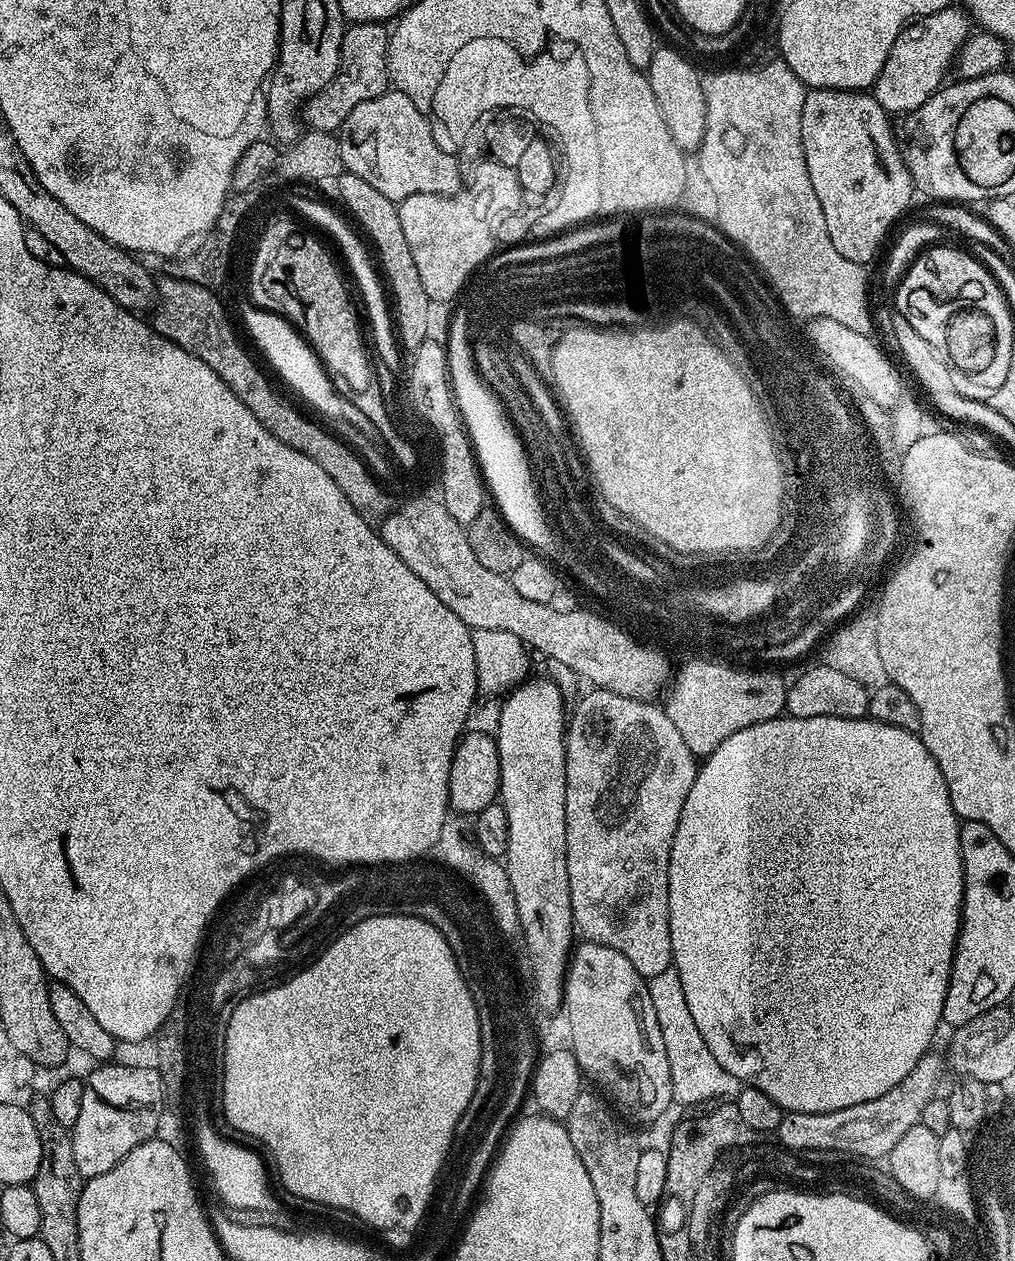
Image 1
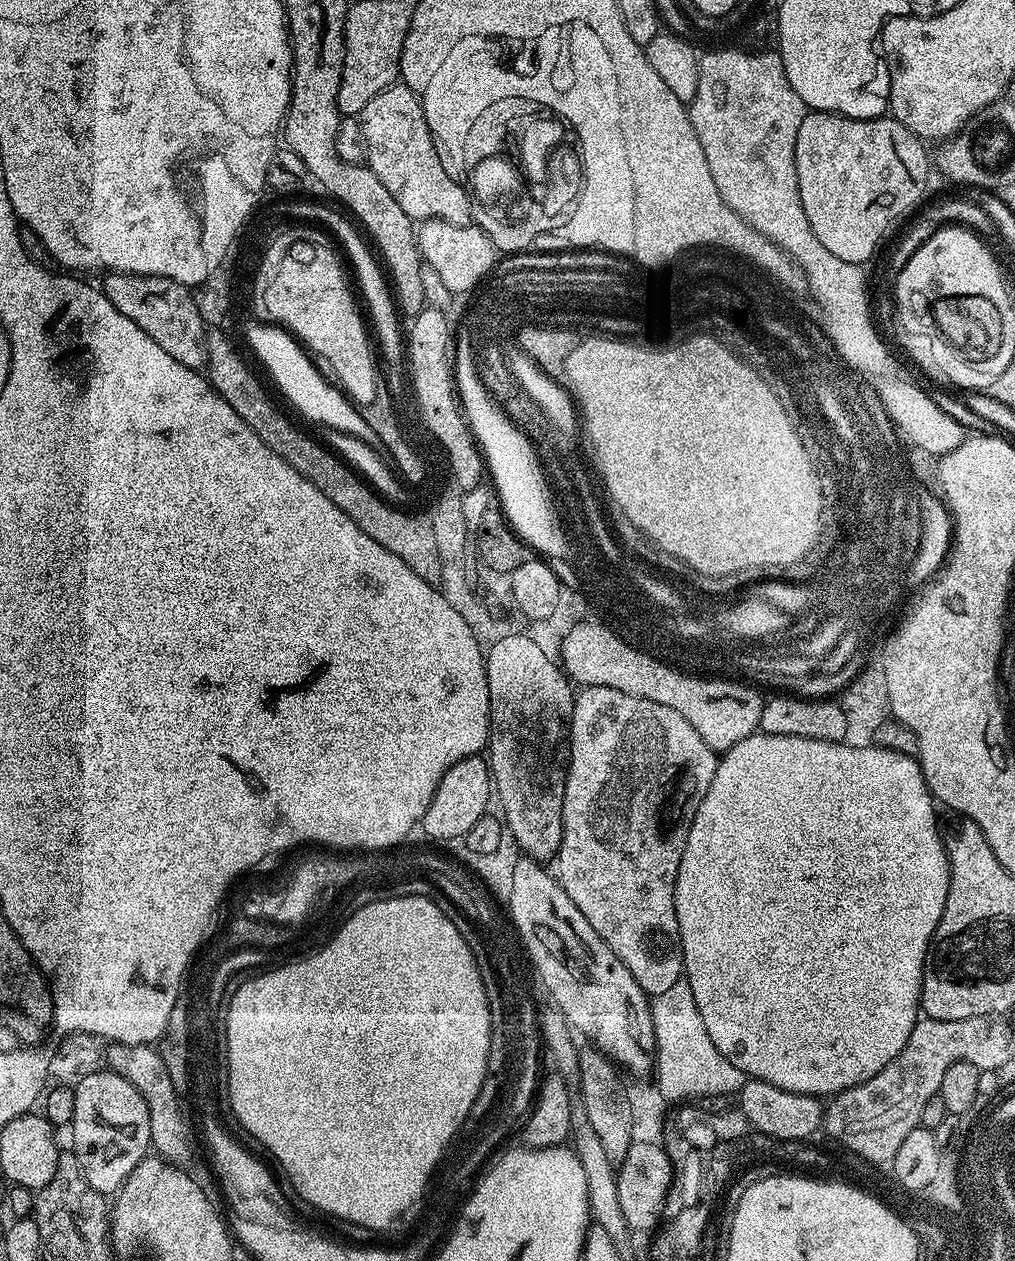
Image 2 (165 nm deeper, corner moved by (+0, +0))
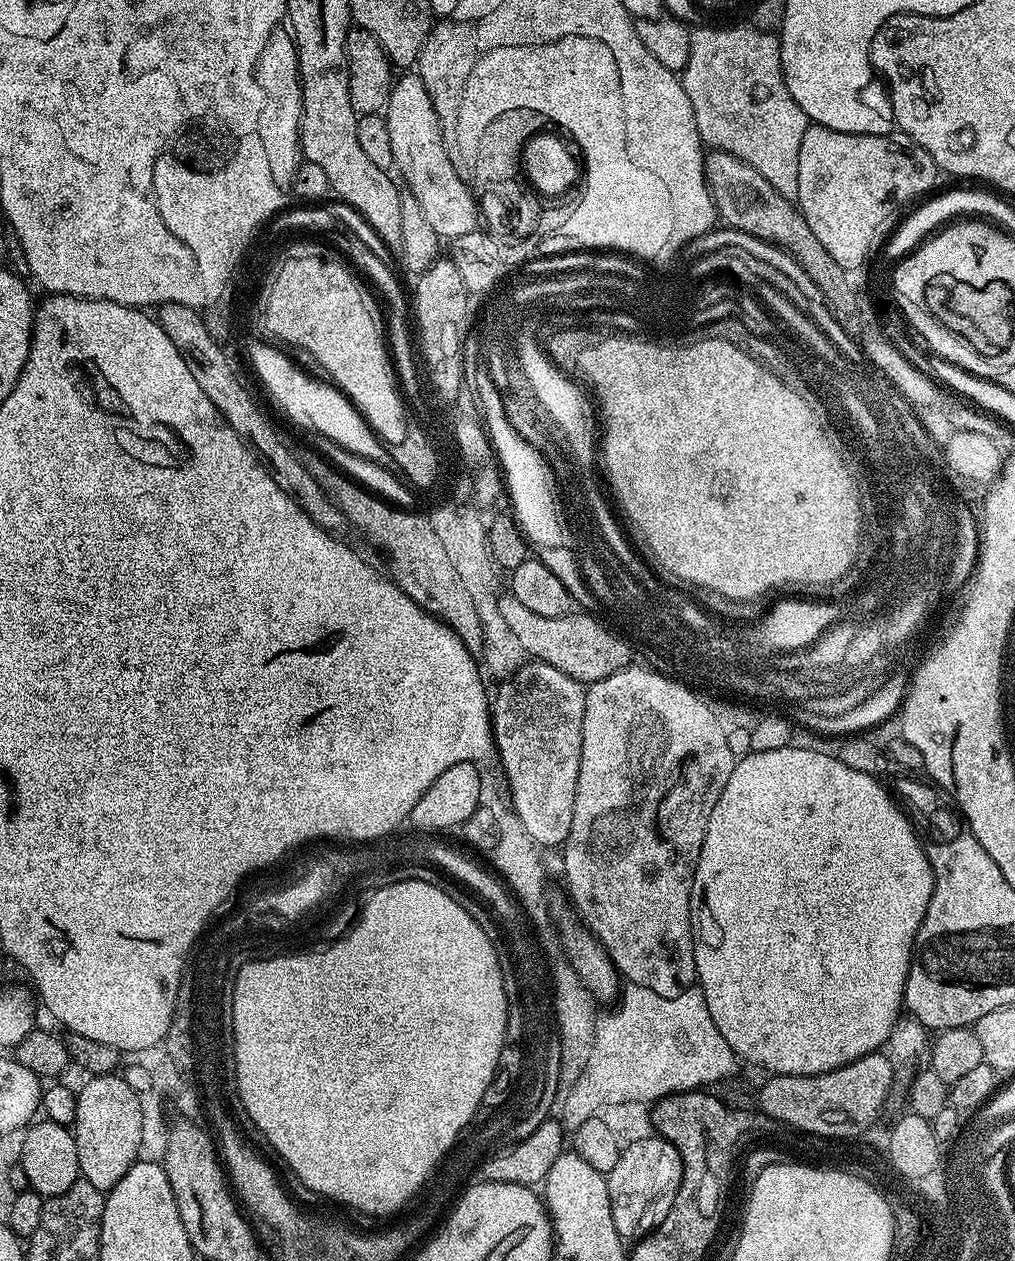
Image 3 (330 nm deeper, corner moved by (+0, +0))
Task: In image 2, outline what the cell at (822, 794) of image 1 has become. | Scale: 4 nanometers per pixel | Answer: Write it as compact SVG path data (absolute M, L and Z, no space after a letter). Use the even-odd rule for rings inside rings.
M758 730L754 735L747 736L742 742L728 749L719 757L714 774L714 782L710 782L710 790L706 790L706 798L698 806L694 814L694 822L690 826L690 834L686 838L686 850L682 854L682 862L678 866L678 878L674 890L674 906L678 914L680 927L680 941L684 955L684 976L691 992L694 1003L698 1006L698 1014L702 1014L702 1022L714 1041L714 1046L722 1053L722 1058L734 1062L738 1070L744 1072L745 1077L770 1082L770 1086L778 1086L778 1090L790 1090L794 1094L806 1094L817 1098L831 1098L839 1092L850 1090L878 1074L908 1045L910 1034L914 1030L916 1021L921 1015L920 991L926 971L926 961L930 956L932 935L942 918L942 910L946 910L946 894L950 890L950 866L948 865L948 851L944 848L944 837L941 825L936 825L936 808L934 797L928 791L928 783L924 780L924 771L920 768L917 757L898 754L894 750L877 748L859 748L845 742L815 740L808 737L787 737L786 734L768 734Z

